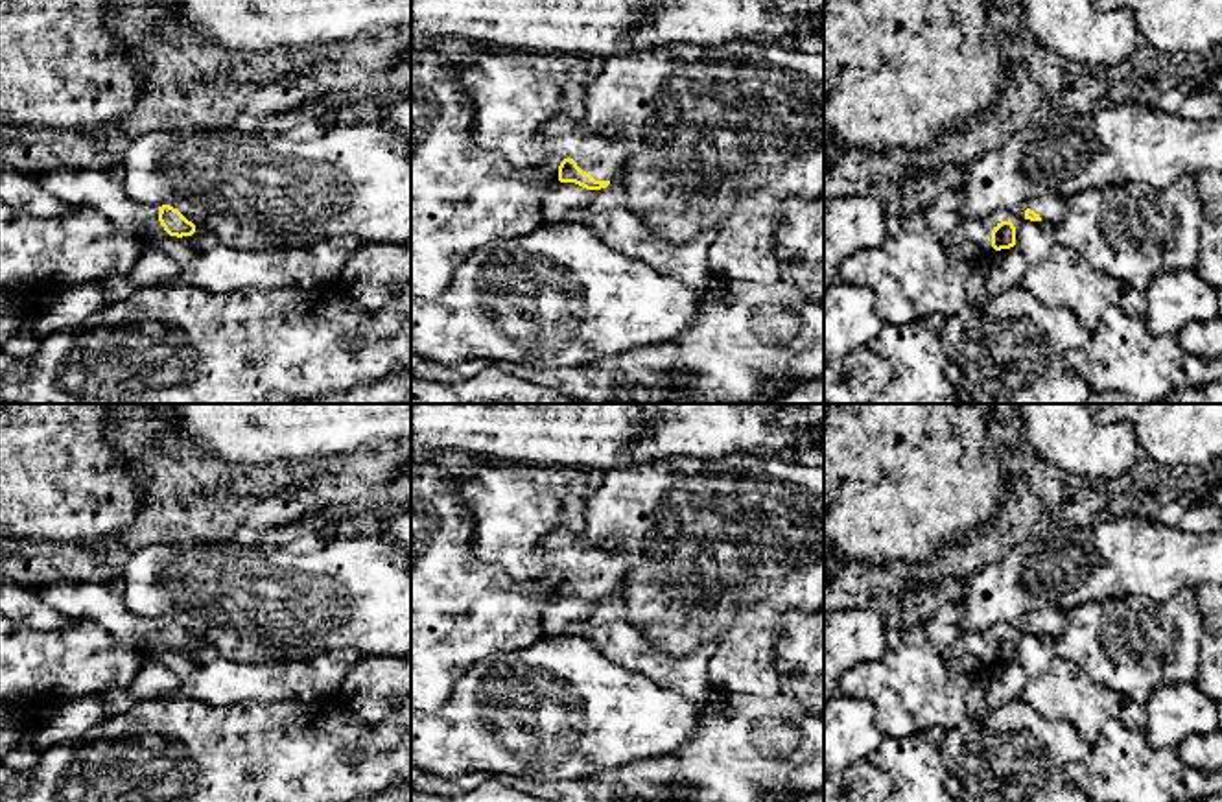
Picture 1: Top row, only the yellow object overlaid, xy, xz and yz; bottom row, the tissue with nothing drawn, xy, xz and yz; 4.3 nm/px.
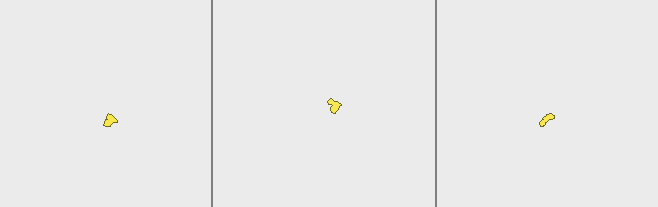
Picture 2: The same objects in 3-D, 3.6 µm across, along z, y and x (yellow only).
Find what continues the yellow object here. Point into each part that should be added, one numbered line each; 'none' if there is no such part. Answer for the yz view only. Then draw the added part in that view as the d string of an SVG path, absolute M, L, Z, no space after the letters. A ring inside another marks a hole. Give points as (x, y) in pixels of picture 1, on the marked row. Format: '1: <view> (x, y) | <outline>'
1: yz (1051, 209) | M1038 195L1014 210L1014 214L1010 216L1012 223L1023 221L1027 208L1034 210L1041 218L1041 221L1049 221L1054 227L1063 219L1067 212L1065 199L1058 195Z

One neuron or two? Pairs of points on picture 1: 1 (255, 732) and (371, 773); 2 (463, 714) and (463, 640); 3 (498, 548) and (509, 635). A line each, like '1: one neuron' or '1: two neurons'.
1: one neuron
2: two neurons
3: two neurons

